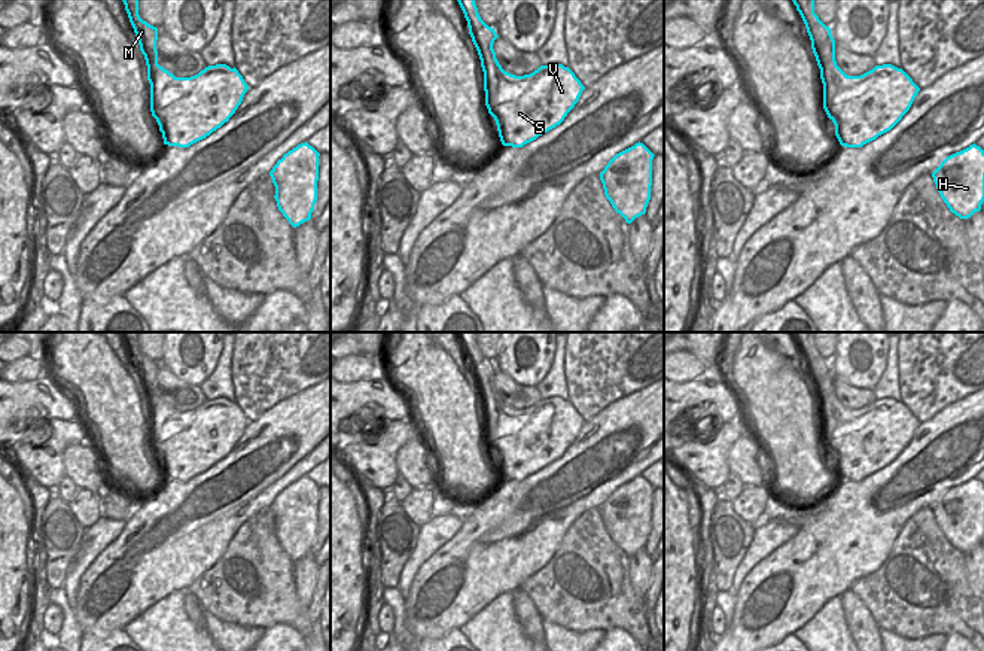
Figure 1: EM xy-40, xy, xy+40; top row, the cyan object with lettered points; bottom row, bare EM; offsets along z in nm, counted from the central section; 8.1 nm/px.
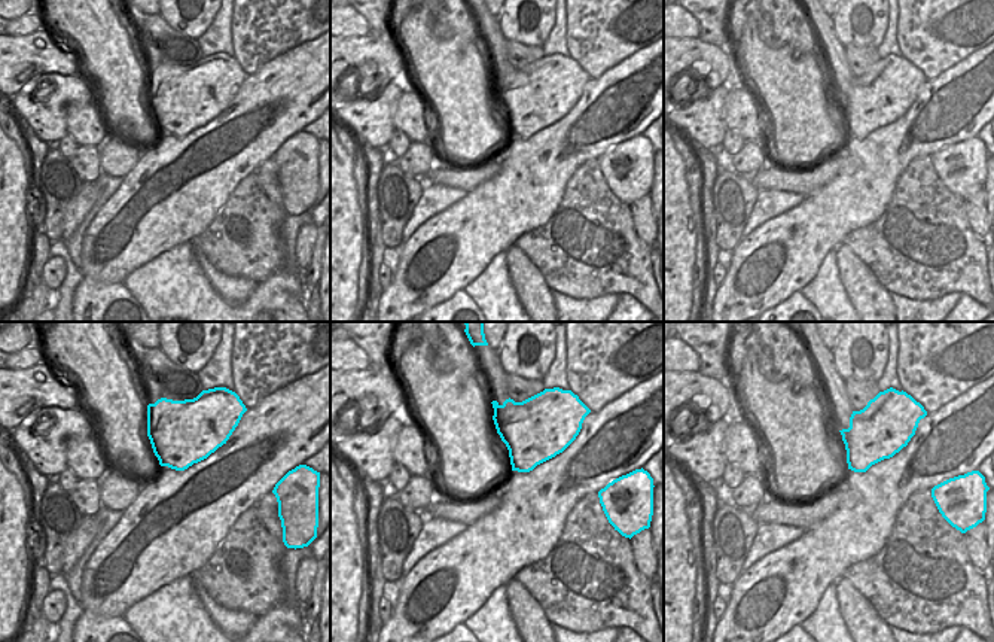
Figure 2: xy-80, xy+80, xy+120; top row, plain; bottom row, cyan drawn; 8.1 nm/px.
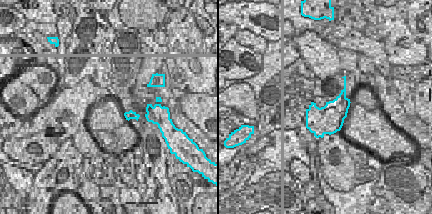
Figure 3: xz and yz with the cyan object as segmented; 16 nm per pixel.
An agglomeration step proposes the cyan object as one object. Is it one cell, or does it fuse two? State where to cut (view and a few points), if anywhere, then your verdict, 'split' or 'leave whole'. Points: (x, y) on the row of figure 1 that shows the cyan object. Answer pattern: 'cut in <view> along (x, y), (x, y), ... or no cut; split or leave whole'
no cut; leave whole

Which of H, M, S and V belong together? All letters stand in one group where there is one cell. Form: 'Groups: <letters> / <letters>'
Groups: H M S V

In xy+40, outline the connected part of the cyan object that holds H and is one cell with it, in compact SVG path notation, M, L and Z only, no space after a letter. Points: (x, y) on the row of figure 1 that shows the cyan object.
M975 143L947 156L932 173L936 189L960 219L981 210L984 201L984 150Z

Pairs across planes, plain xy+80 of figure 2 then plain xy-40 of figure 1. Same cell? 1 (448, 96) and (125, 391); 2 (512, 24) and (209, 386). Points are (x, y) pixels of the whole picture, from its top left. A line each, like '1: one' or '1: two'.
1: one
2: two

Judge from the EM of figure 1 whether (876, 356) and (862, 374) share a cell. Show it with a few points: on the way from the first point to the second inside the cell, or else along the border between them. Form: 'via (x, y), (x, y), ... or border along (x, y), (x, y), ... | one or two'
via (871, 361), (864, 370) | one

